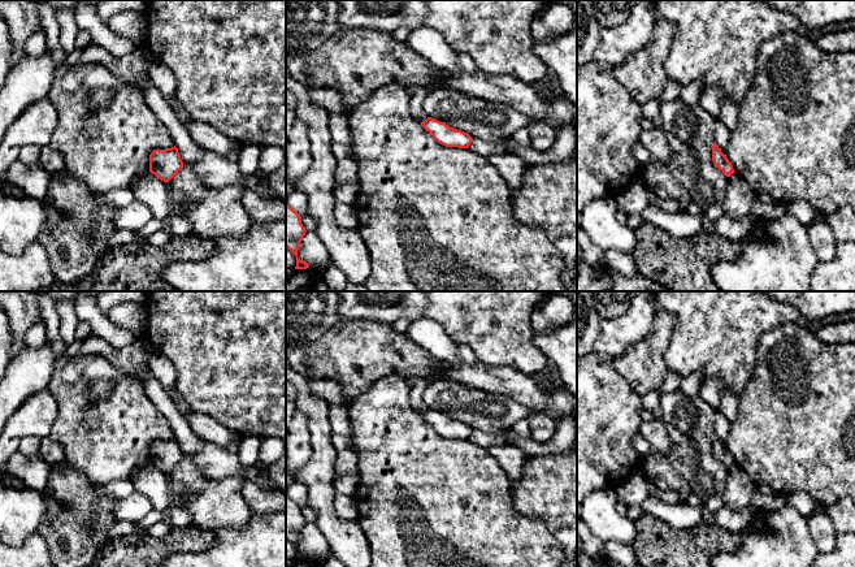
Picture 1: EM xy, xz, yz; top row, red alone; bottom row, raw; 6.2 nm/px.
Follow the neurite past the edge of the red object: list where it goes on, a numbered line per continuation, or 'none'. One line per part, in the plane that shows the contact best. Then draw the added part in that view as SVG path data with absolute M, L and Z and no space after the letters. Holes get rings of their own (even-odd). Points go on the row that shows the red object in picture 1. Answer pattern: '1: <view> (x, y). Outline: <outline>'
none

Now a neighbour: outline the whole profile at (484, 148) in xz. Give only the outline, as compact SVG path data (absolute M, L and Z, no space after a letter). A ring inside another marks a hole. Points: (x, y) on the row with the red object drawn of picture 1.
M473 139L473 142L469 146L470 151L473 151L474 153L487 159L490 156L495 156L495 155L505 155L505 153L513 153L508 146L502 142L487 142L487 140L482 140L482 139Z

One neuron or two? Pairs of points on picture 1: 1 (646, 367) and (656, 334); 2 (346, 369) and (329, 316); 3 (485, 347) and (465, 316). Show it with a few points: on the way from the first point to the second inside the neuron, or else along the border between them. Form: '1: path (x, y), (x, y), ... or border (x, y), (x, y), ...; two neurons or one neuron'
1: path (646, 359), (655, 342); one neuron
2: border (342, 319), (317, 340), (306, 343); two neurons
3: path (485, 340), (485, 336), (473, 324); one neuron

